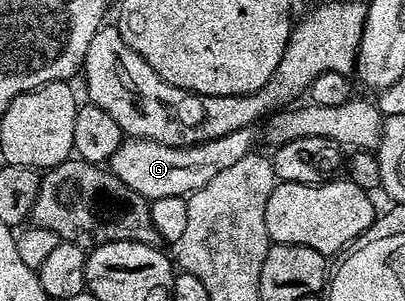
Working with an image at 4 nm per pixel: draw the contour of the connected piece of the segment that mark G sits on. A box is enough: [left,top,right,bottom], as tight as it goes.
[108,125,259,202]

